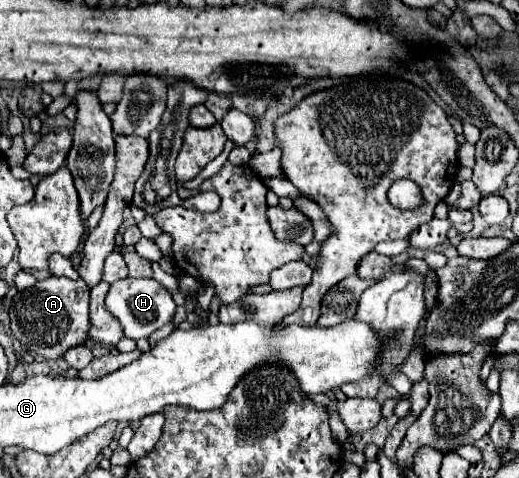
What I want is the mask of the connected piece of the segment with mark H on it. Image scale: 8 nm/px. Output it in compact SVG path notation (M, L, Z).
M124 278L110 286L110 292L106 296L106 310L120 322L126 338L140 340L140 338L148 338L152 332L156 332L166 322L170 322L174 318L176 304L170 292L164 286L160 286L156 280Z

